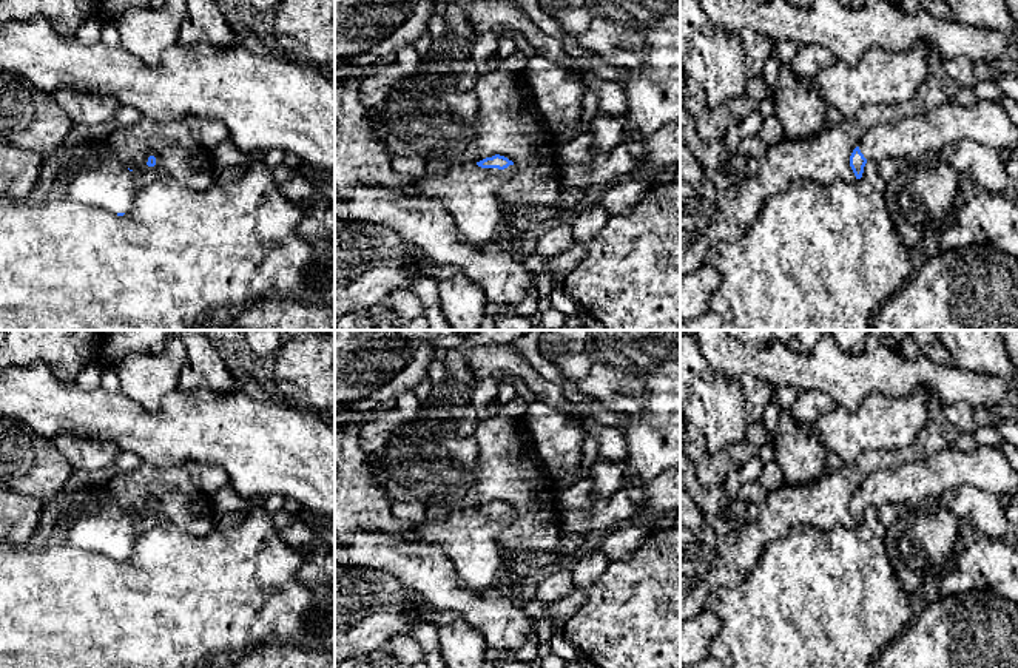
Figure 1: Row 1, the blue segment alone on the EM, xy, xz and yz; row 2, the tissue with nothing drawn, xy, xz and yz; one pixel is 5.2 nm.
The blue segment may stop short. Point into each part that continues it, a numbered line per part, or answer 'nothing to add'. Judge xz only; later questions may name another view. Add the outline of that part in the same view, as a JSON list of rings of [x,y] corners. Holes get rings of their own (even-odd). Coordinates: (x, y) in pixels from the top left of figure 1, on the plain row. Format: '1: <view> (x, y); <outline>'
1: xz (471, 540); [[[453,509],[446,520],[413,526],[413,535],[438,546],[469,588],[490,589],[501,586],[504,571],[500,535],[517,518],[515,511],[498,515]]]

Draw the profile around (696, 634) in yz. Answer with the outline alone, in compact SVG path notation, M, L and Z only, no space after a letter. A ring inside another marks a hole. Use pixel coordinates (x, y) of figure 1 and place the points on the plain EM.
M706 609L683 620L680 623L680 666L705 660L710 656L708 646L720 629L720 619Z

